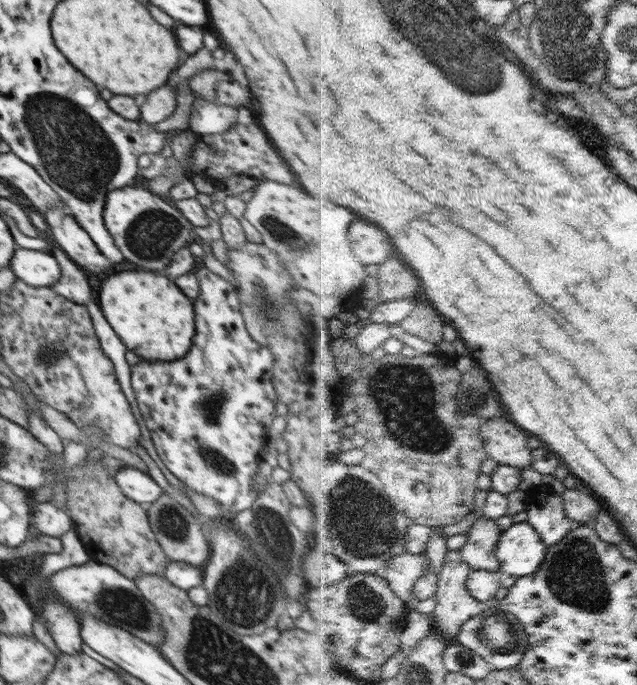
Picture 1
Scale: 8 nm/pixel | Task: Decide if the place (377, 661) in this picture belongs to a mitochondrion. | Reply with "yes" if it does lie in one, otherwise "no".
no

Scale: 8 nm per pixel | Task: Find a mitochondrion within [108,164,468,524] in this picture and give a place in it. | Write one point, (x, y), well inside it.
(404, 395)

